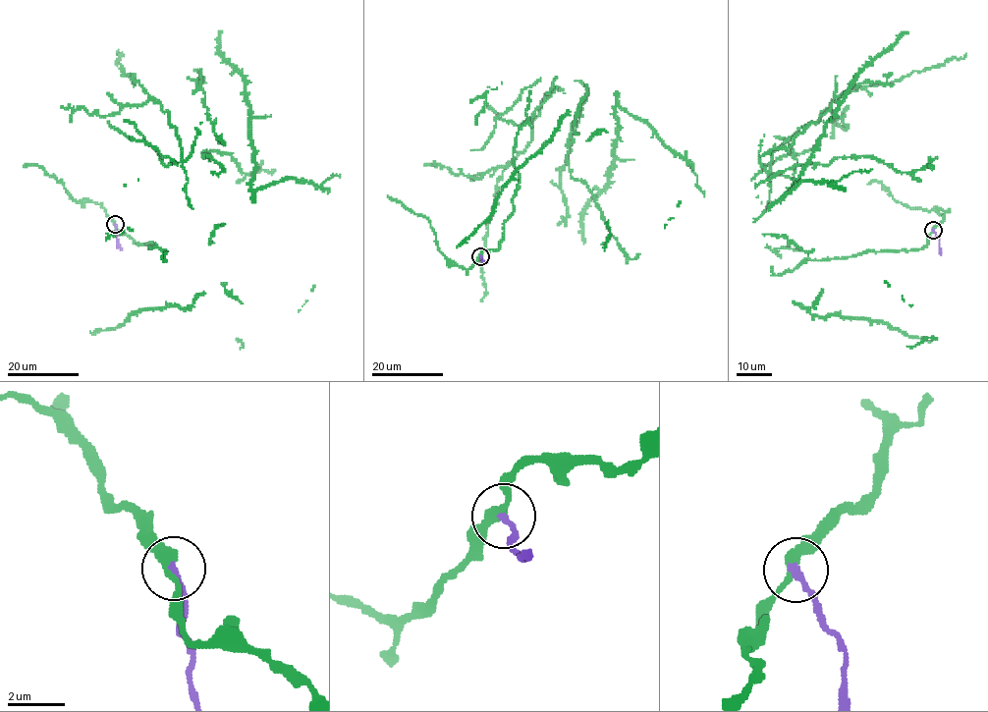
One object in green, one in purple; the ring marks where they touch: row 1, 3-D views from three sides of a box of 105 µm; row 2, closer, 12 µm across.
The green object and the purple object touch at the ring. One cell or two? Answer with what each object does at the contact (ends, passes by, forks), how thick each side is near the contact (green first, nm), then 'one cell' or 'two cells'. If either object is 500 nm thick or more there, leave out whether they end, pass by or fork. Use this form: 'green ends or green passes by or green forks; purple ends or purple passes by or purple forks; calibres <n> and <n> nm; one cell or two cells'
green passes by; purple ends; calibres 320 and 280 nm; two cells

